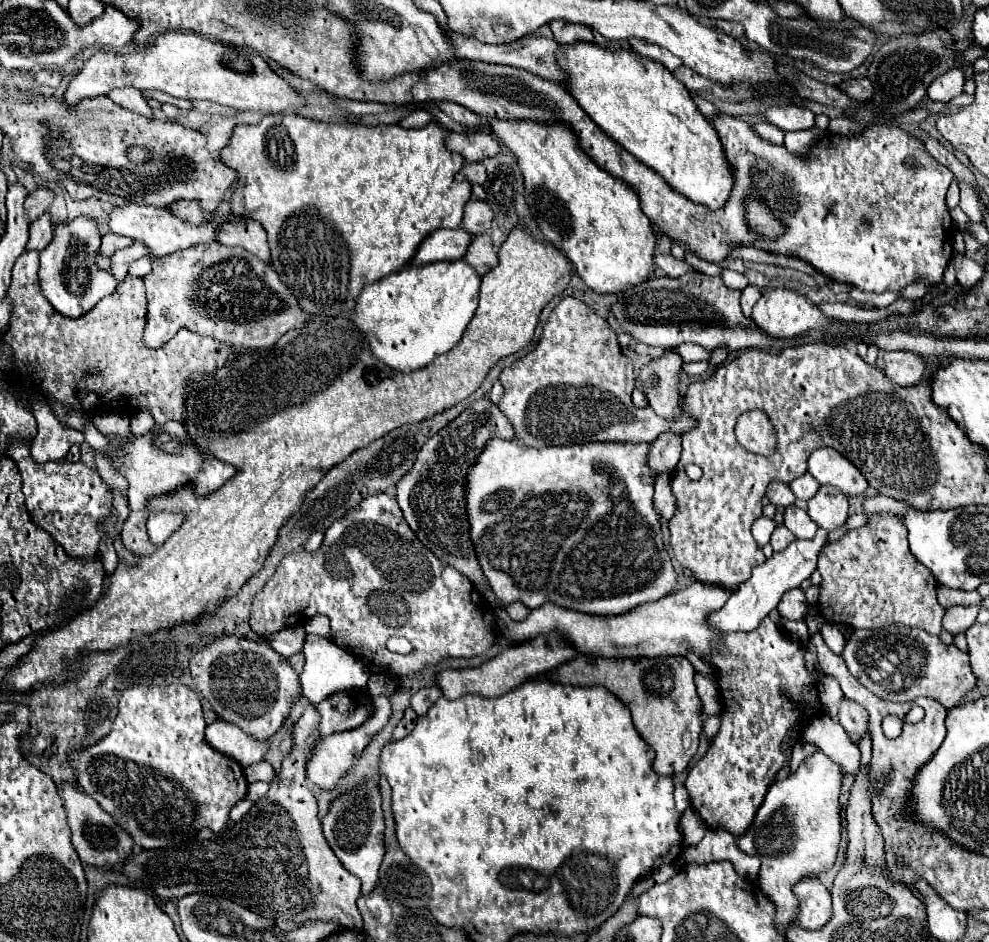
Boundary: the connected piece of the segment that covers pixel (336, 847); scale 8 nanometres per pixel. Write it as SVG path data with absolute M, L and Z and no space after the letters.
M374 781L338 797L330 813L322 819L322 829L328 845L344 867L362 881L362 895L370 895L378 881L378 867L384 857L384 817L380 807L380 793Z

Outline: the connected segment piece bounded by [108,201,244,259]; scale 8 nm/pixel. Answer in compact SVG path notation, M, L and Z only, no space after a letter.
M222 201L214 211L212 211L212 217L200 225L192 225L192 223L186 223L184 219L178 219L168 207L152 207L152 205L126 205L126 207L116 207L112 213L110 213L110 229L116 233L116 235L126 235L134 241L140 241L148 247L148 257L150 259L158 259L158 257L166 257L170 255L172 251L178 251L178 249L186 249L186 247L192 247L192 245L198 245L198 243L214 243L216 241L216 233L220 229L222 223L226 221L232 221L232 219L244 219L244 217L236 217L230 209L230 203L228 201Z

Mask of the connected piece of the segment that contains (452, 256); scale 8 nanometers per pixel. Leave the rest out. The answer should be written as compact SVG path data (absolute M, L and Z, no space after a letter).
M438 229L430 233L424 243L420 245L418 253L408 265L426 265L426 263L436 263L436 261L458 261L466 253L470 245L470 235L462 229Z

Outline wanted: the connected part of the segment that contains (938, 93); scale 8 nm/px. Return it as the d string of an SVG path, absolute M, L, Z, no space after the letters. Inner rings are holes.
M948 71L946 75L938 77L930 87L928 87L928 97L932 101L948 103L950 99L962 95L962 85L964 85L964 73L962 71Z

